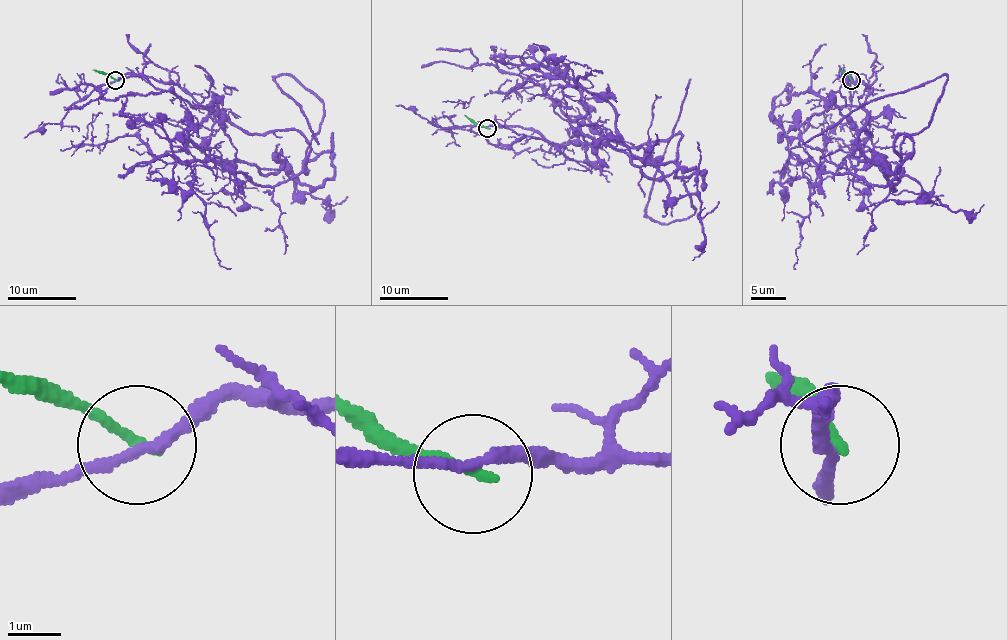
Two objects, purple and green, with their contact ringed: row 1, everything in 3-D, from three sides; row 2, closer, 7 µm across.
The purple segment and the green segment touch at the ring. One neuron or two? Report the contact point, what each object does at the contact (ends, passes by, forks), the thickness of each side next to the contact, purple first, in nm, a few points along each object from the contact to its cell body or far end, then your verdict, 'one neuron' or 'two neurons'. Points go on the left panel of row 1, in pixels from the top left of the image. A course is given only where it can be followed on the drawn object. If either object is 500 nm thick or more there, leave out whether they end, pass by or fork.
(115, 80) | purple passes by | green ends | 200/200 nm | purple via (115, 80), (175, 82), (251, 134), (296, 130), (306, 172), (324, 104), (289, 75), (275, 80), (318, 144) | green via (115, 80), (92, 70) | two neurons

